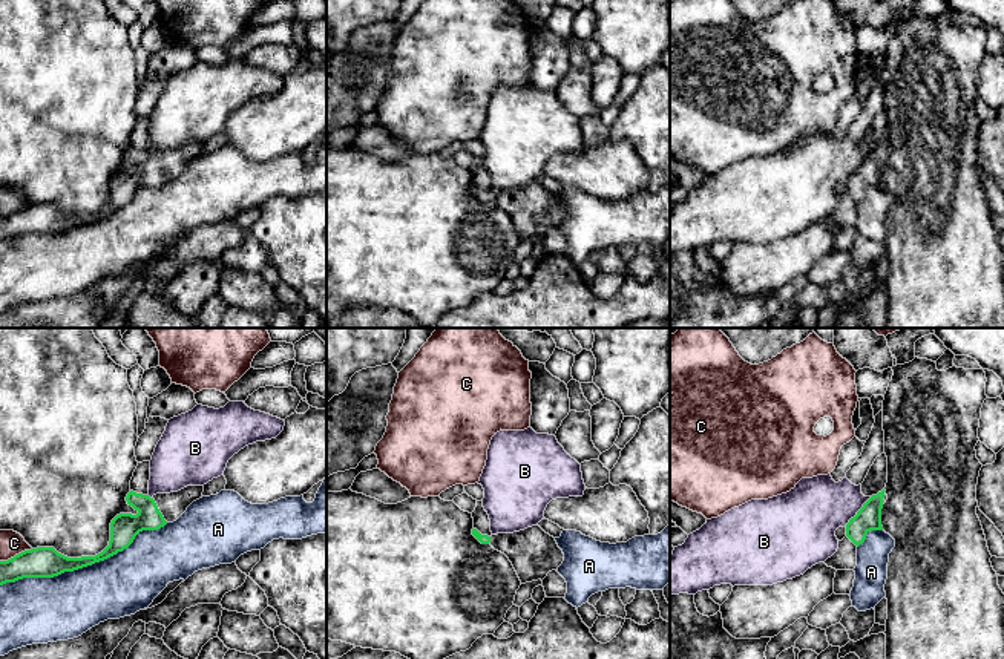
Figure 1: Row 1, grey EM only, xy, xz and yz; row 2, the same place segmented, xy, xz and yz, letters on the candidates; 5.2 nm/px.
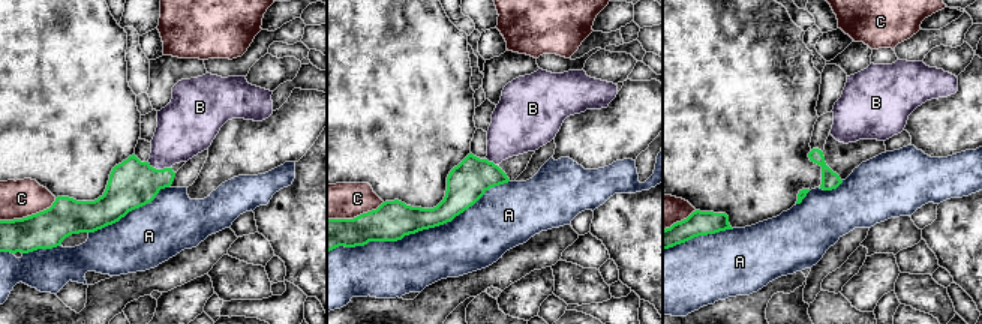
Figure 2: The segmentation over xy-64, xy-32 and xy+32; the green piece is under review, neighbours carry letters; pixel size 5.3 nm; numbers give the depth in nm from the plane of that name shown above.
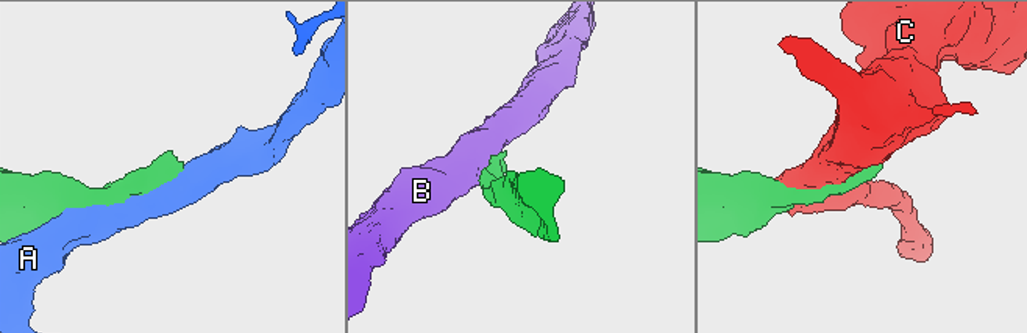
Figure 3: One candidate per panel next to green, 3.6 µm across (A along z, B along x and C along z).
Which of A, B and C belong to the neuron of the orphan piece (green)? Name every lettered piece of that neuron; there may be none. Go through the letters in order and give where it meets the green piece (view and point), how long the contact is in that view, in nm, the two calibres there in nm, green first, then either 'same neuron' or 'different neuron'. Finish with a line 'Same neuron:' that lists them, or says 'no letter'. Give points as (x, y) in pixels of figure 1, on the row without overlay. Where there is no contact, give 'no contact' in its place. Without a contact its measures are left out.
A: xy (85, 222) | 950 nm | 160/340 nm | different neuron
B: yz (857, 169) | 220 nm | 130/320 nm | different neuron
C: xy (16, 212) | 180 nm | 160/130 nm | different neuron
Same neuron: no letter

